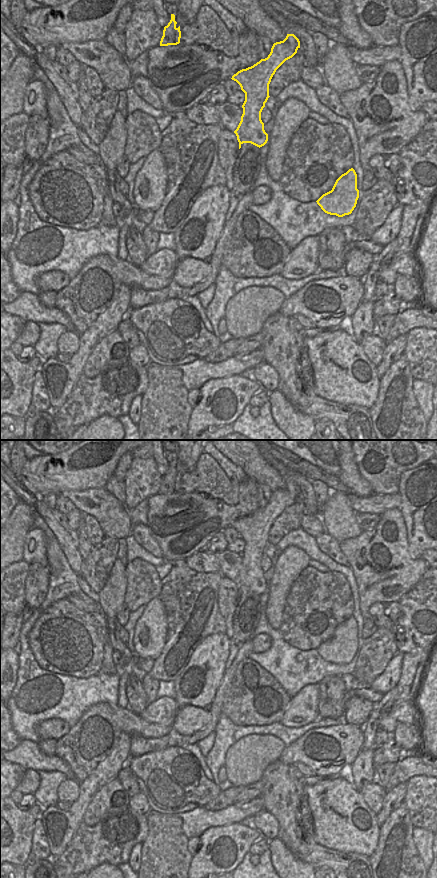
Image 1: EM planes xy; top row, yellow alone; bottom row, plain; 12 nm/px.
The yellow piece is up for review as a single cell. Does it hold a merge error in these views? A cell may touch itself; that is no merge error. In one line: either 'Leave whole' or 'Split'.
Leave whole.

